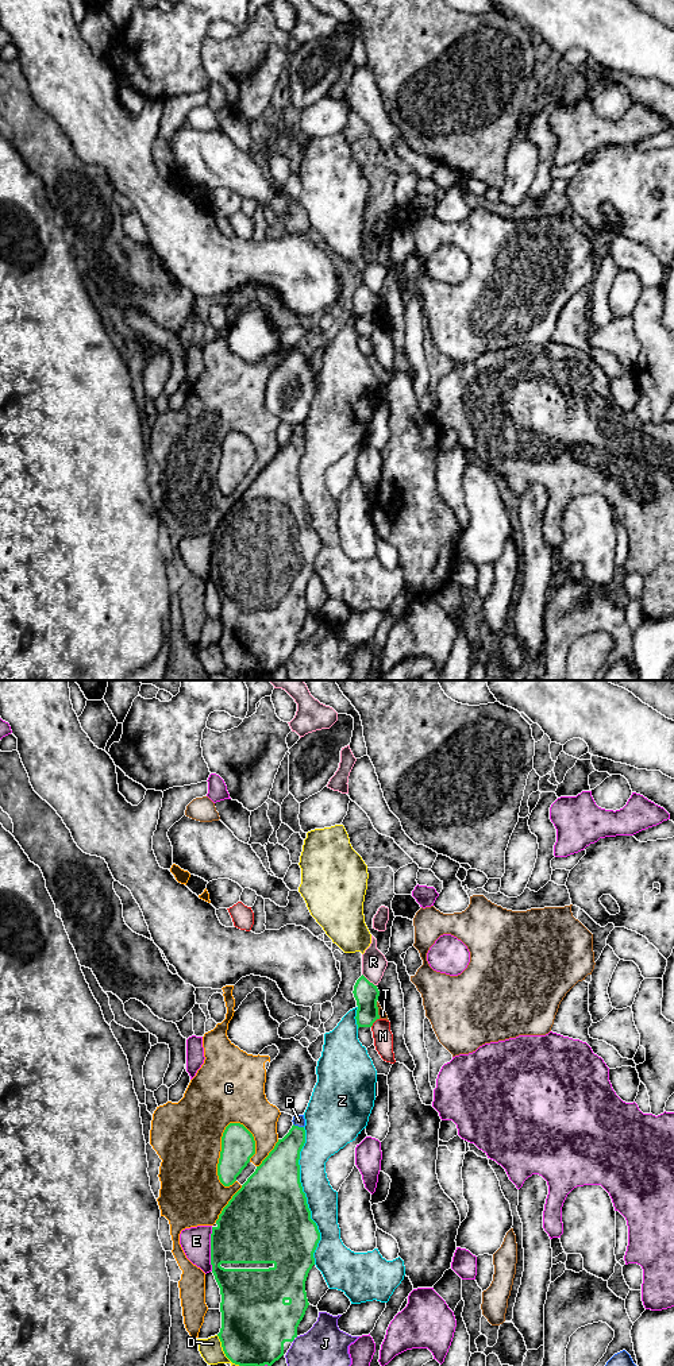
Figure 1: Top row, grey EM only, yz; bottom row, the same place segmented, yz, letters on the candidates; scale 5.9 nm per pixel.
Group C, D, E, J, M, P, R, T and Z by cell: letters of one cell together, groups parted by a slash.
C / D / E / J / M / P / R / T / Z

